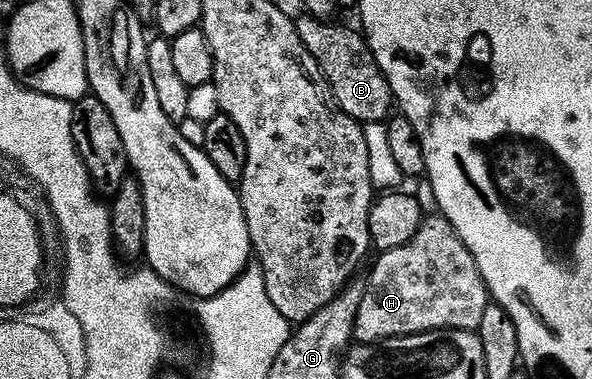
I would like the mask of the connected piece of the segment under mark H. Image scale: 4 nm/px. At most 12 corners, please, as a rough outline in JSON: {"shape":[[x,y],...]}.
{"shape":[[444,215],[376,256],[353,339],[474,330],[491,296]]}

